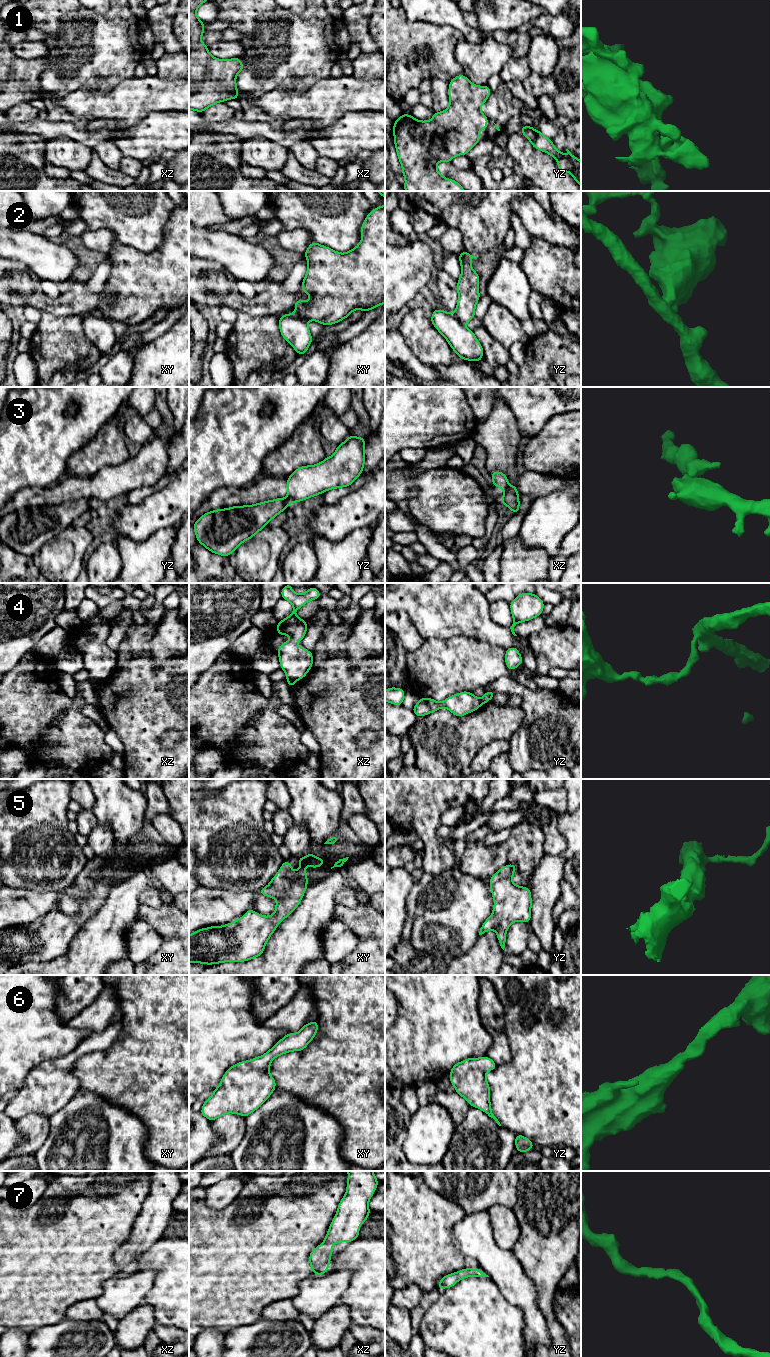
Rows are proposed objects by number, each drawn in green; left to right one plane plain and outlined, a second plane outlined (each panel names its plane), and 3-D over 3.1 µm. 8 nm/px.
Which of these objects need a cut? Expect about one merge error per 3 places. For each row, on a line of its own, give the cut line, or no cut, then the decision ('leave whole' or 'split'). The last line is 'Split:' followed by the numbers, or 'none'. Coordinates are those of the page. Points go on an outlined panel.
1: no cut | leave whole
2: xy (295, 313), (307, 322) | split
3: yz (287, 497), (292, 502) | split
4: yz (480, 699), (482, 703) | split
5: no cut | leave whole
6: no cut | leave whole
7: no cut | leave whole
Split: 2, 3, 4

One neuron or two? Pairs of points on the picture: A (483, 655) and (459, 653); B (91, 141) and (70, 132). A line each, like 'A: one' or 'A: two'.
A: one
B: one

